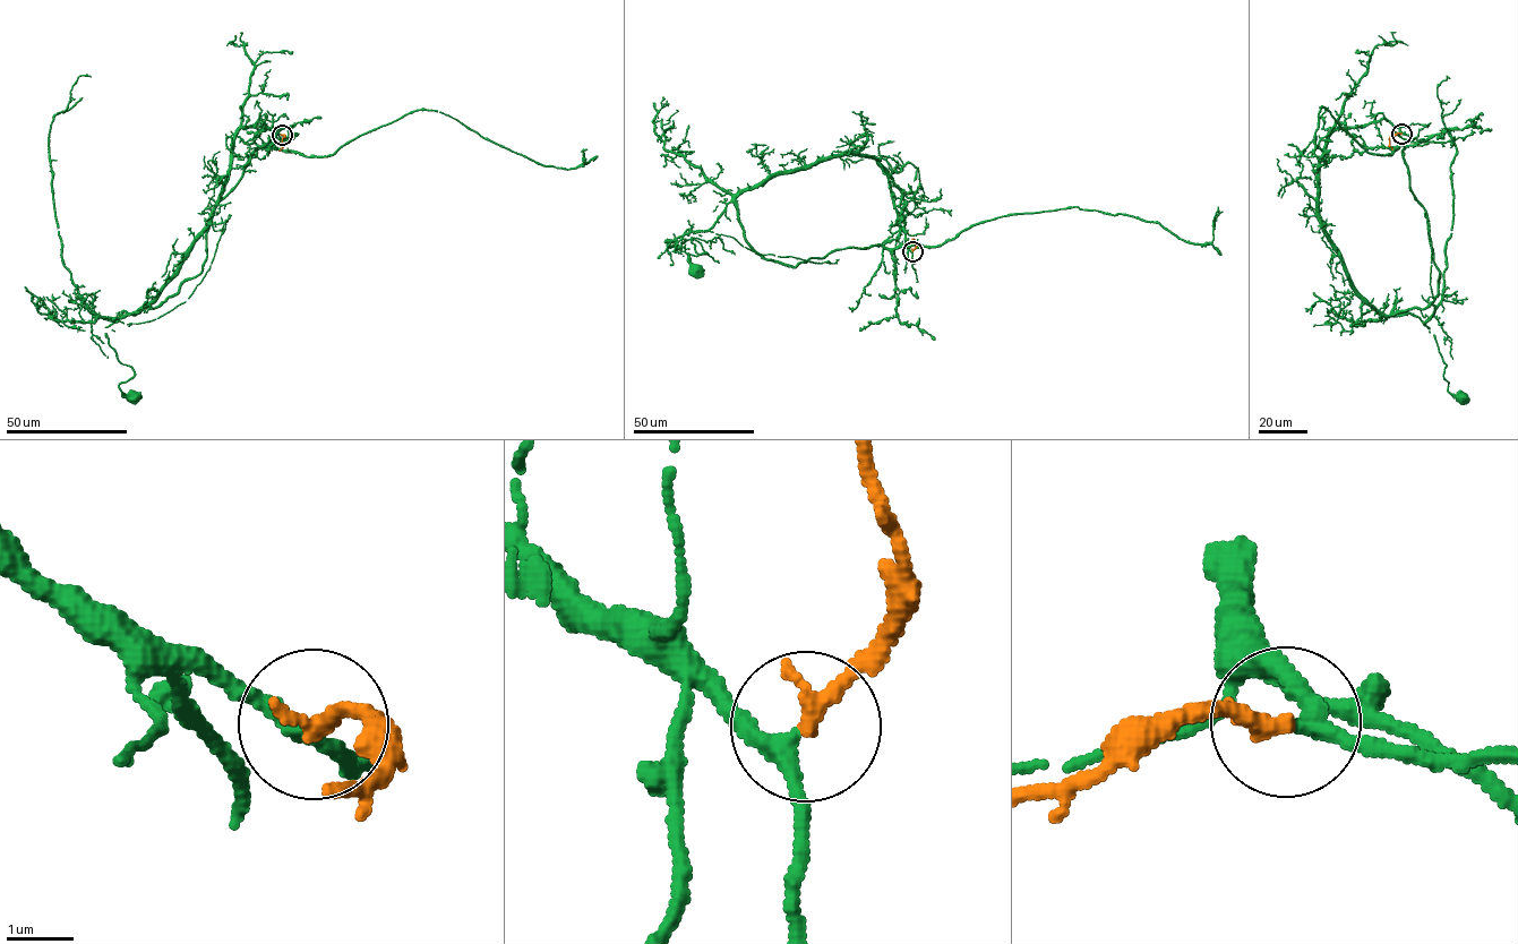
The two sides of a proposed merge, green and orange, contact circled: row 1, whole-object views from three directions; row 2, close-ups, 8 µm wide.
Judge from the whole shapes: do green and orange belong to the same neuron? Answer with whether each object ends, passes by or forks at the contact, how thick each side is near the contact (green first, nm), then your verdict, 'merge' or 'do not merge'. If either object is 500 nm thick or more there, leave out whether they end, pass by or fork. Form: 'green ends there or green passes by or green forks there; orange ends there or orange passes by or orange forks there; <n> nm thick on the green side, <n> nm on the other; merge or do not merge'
green passes by; orange ends there; 240 nm thick on the green side, 280 nm on the other; merge

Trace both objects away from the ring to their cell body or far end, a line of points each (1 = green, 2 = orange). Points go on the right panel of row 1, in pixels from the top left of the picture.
1: (1401, 134), (1384, 119), (1332, 131), (1320, 225), (1358, 294), (1424, 322), (1461, 397)
2: (1401, 134), (1389, 138), (1392, 149)

